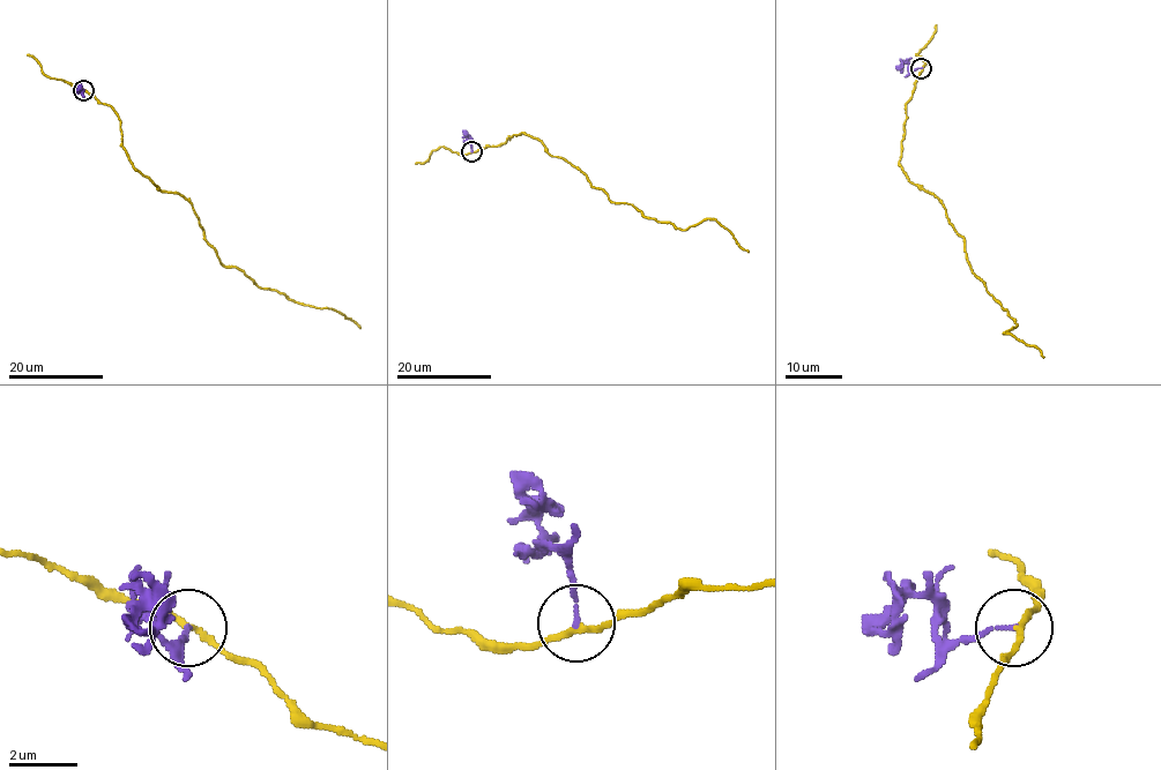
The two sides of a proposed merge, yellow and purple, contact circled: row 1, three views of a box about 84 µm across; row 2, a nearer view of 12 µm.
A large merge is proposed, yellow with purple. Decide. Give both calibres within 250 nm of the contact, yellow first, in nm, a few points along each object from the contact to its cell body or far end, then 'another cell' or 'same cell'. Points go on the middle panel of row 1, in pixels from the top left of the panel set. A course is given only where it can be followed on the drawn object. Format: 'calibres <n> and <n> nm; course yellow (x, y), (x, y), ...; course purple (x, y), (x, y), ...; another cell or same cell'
calibres 150 and 120 nm; course yellow (471, 151), (522, 133), (585, 173), (614, 202), (684, 231), (715, 218), (748, 252); course purple (471, 151), (464, 134); another cell

